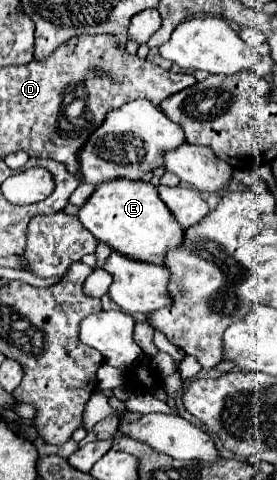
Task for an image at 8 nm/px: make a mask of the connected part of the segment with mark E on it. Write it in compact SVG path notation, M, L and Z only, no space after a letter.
M121 178L99 184L93 196L81 206L79 220L99 242L111 246L111 250L117 250L137 262L157 266L163 266L167 252L181 246L183 240L183 228L177 226L173 214L169 214L169 208L161 202L157 188L139 180Z

